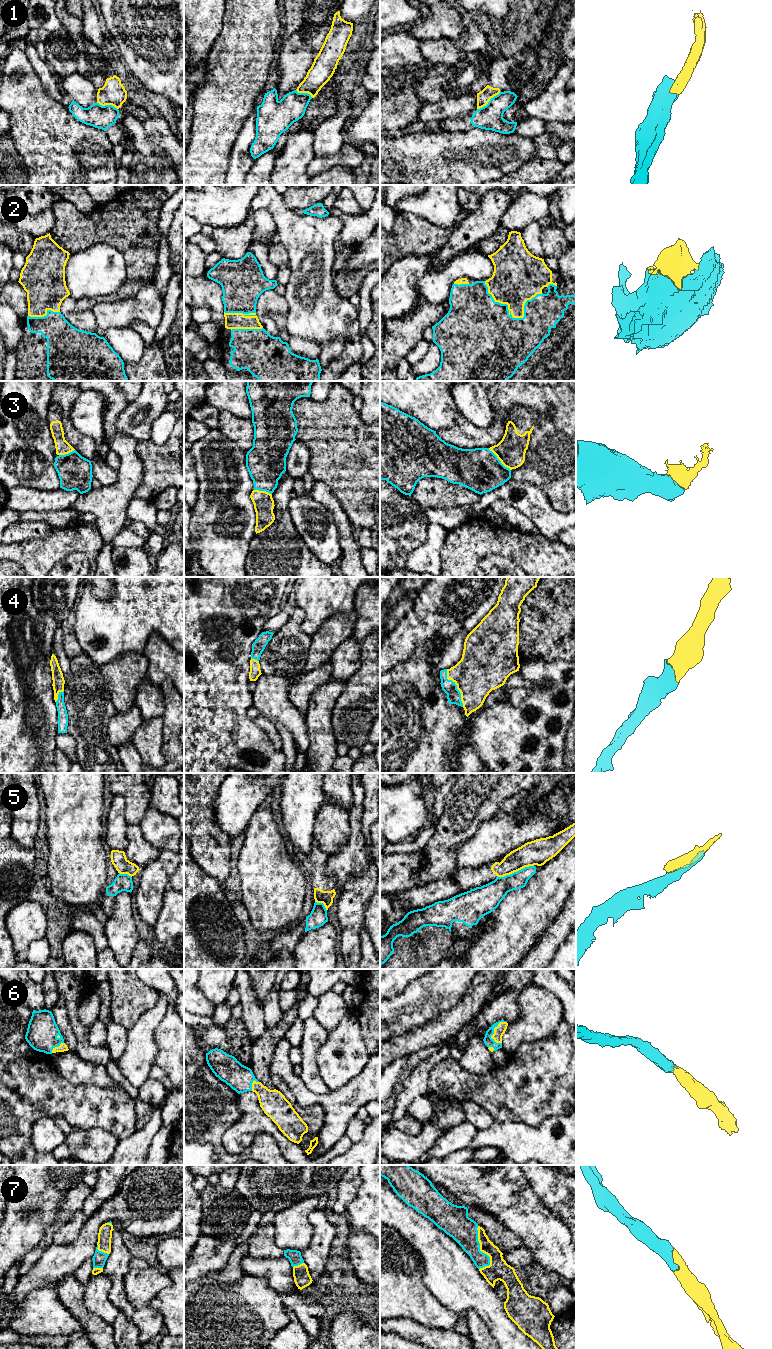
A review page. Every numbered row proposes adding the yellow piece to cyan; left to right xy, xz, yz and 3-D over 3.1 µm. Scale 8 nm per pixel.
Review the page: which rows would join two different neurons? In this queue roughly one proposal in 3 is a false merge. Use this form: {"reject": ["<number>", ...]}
{"reject": ["1", "5"]}

